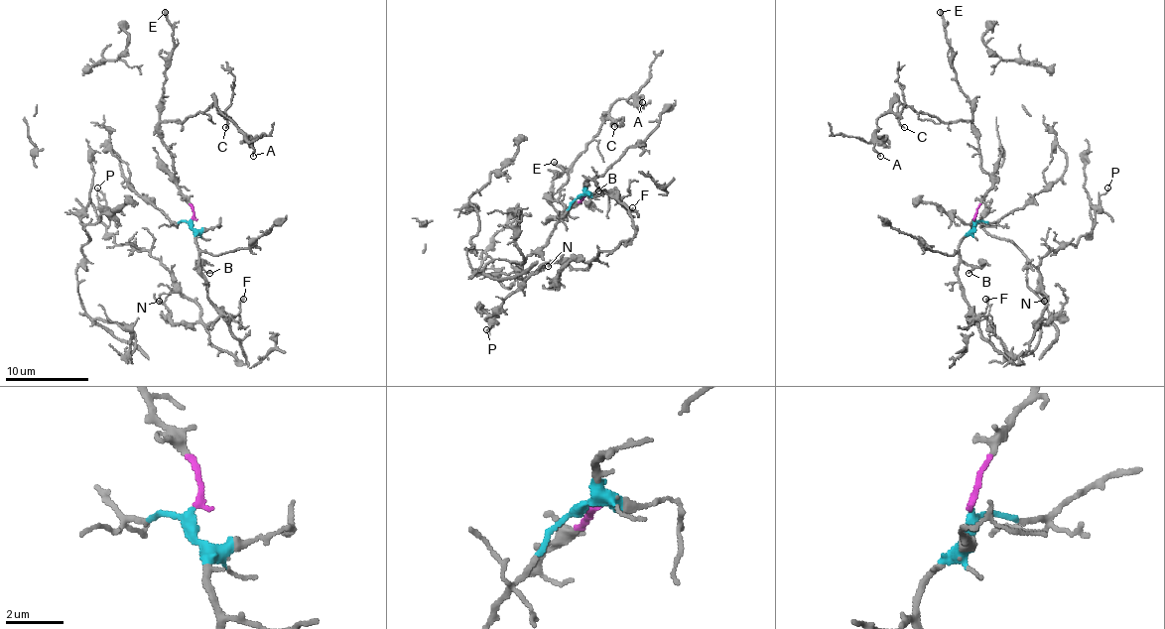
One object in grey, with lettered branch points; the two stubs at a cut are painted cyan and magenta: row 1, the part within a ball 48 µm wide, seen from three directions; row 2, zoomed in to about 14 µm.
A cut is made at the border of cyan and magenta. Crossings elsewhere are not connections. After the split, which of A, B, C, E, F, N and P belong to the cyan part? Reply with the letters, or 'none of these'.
B, F, N, P

